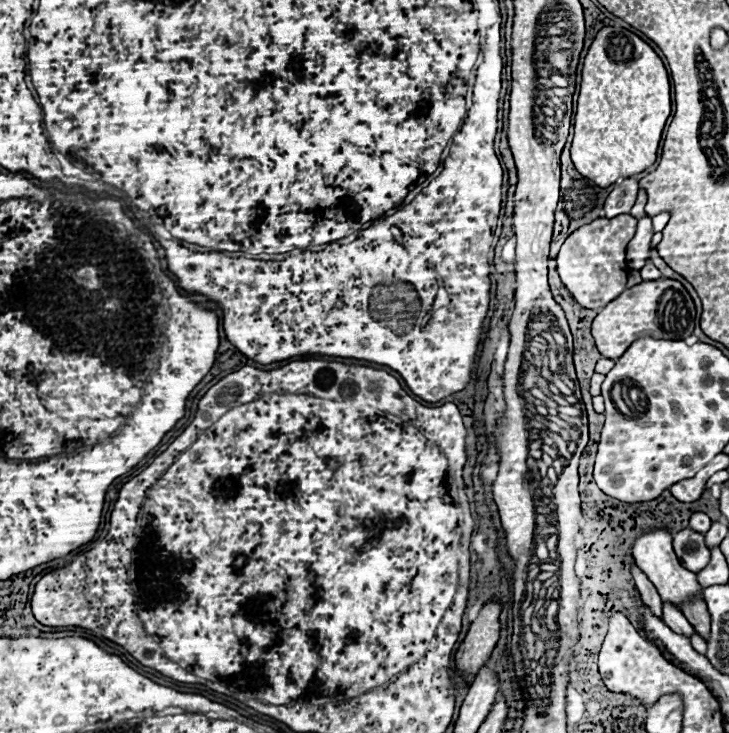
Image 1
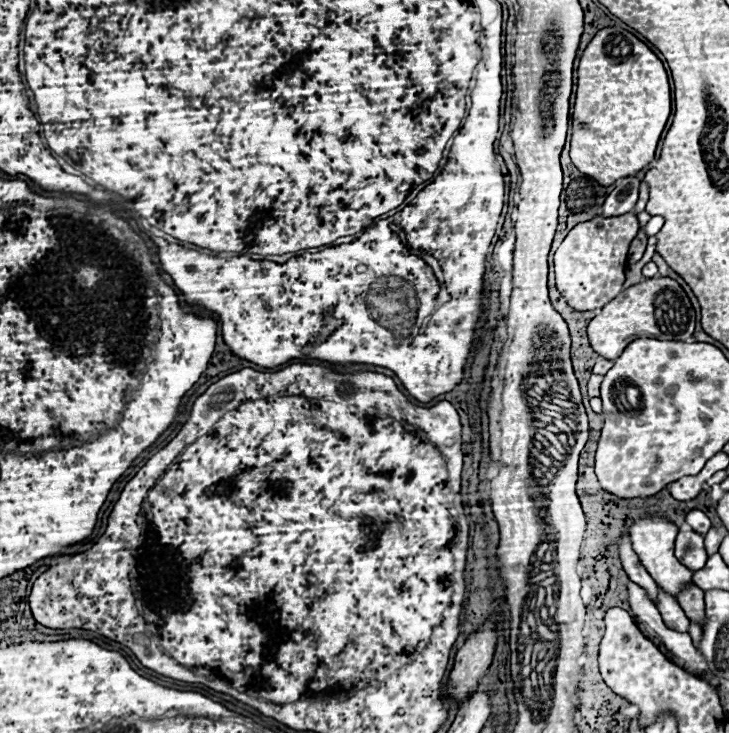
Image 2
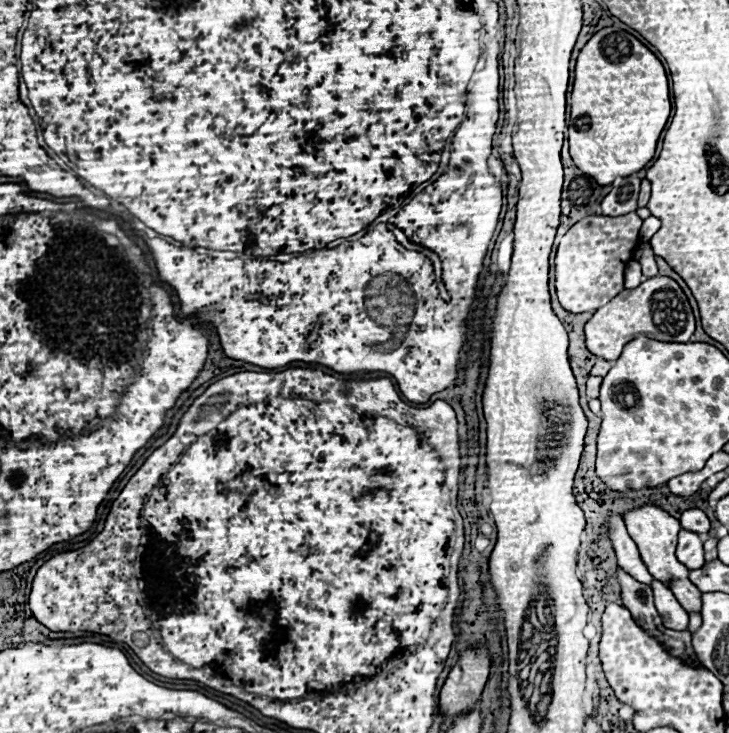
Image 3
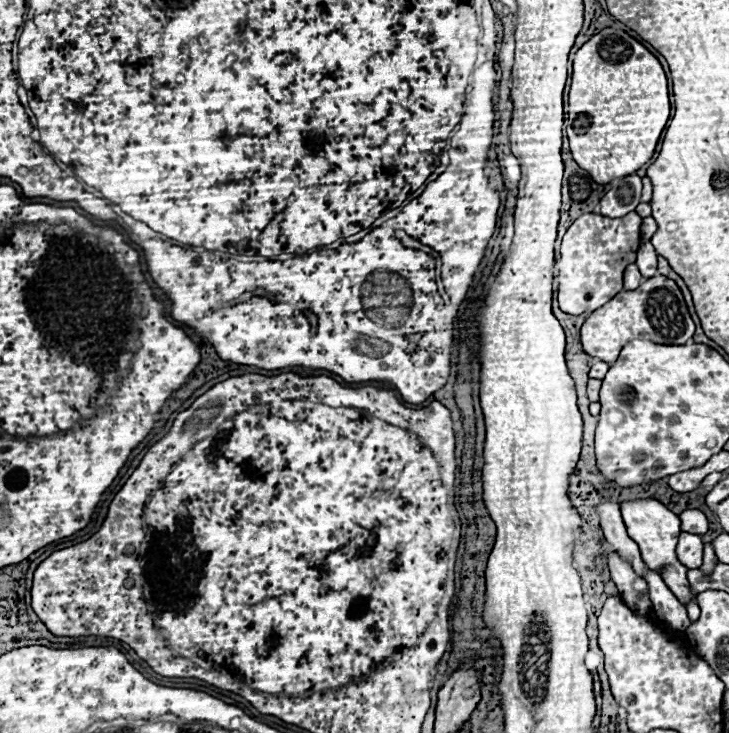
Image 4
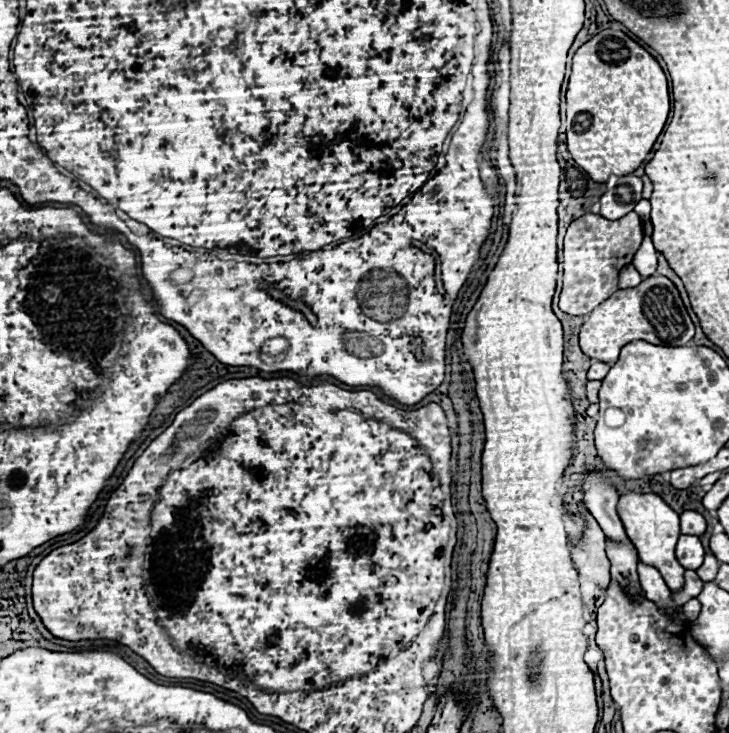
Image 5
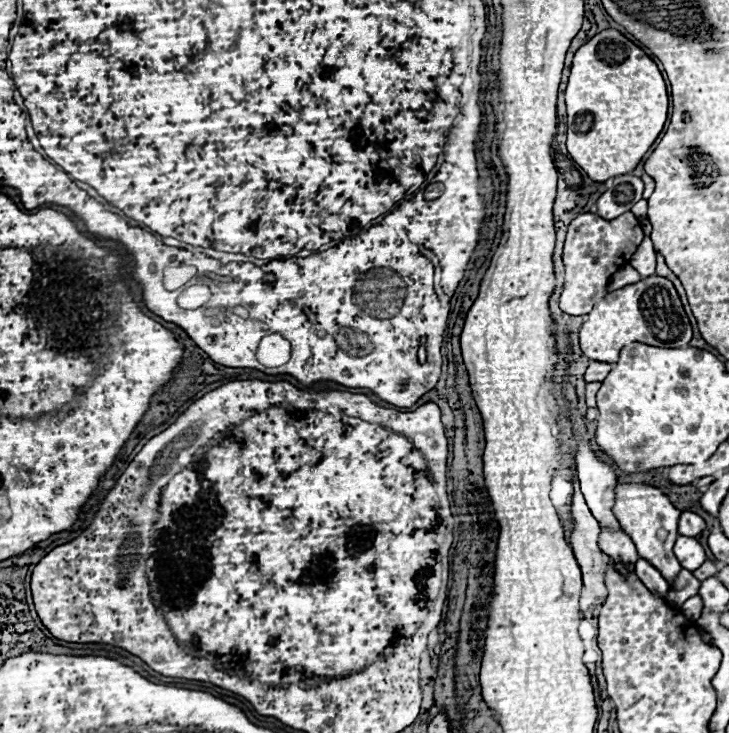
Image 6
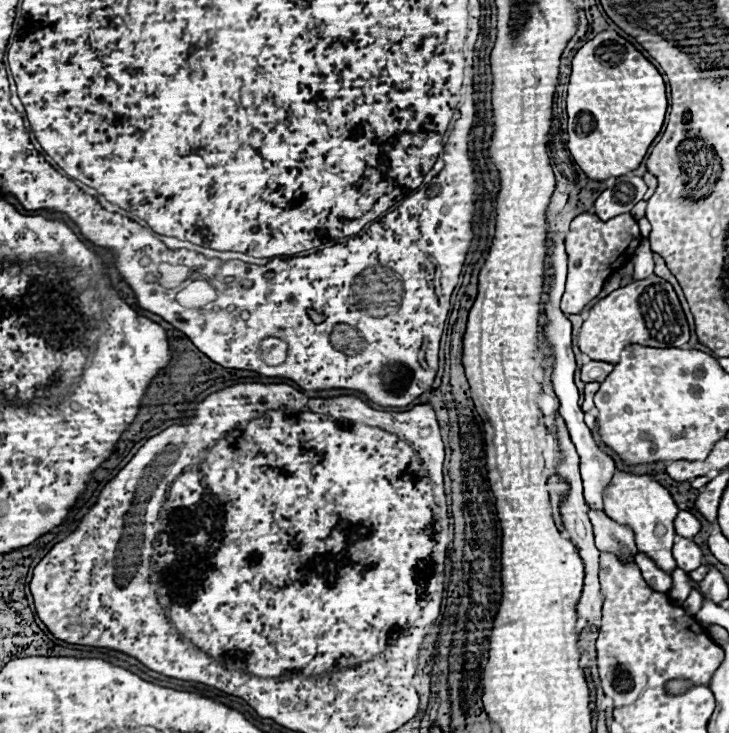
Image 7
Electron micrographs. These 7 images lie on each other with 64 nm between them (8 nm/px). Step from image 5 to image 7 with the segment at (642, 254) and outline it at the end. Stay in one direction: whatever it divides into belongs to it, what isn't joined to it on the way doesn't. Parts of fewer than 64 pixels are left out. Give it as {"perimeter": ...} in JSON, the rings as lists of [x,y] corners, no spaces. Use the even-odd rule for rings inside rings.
{"perimeter":[[[644,238],[642,244],[636,248],[636,252],[634,252],[634,256],[632,256],[632,262],[634,262],[634,280],[642,280],[642,278],[654,274],[652,250],[648,248],[648,240],[646,240],[646,238]]]}

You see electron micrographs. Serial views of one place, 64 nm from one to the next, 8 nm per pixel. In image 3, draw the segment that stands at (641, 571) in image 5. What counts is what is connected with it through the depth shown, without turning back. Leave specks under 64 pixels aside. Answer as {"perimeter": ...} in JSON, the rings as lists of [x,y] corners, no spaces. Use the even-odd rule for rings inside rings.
{"perimeter":[[[652,580],[652,592],[654,592],[654,604],[658,608],[658,614],[662,616],[662,624],[666,624],[666,628],[670,630],[688,628],[688,612],[678,604],[672,590],[666,584]]]}

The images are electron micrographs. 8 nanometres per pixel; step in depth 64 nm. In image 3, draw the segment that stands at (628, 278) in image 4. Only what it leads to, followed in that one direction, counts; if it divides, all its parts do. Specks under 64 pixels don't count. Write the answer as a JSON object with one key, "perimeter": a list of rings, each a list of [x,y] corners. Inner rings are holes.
{"perimeter":[[[631,260],[626,266],[626,288],[636,288],[642,282],[642,272],[640,272],[640,264],[638,261]]]}

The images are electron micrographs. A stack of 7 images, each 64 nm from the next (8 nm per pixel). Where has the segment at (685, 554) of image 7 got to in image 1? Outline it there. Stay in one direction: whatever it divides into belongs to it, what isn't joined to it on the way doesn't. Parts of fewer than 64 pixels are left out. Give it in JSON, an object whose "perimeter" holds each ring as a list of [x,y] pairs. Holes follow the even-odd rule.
{"perimeter":[[[684,528],[674,536],[674,550],[682,566],[690,572],[700,572],[710,562],[710,550],[704,544],[704,534],[690,528]]]}

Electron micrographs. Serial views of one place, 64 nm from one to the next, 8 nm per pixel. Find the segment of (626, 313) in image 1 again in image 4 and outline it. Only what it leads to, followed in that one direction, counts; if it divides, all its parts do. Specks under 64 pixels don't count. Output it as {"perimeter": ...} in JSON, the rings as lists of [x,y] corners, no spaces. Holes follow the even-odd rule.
{"perimeter":[[[652,276],[636,290],[618,292],[618,296],[592,312],[580,330],[584,352],[606,362],[614,362],[622,346],[638,336],[646,336],[646,340],[654,340],[656,344],[686,344],[694,336],[694,322],[674,280]]]}

